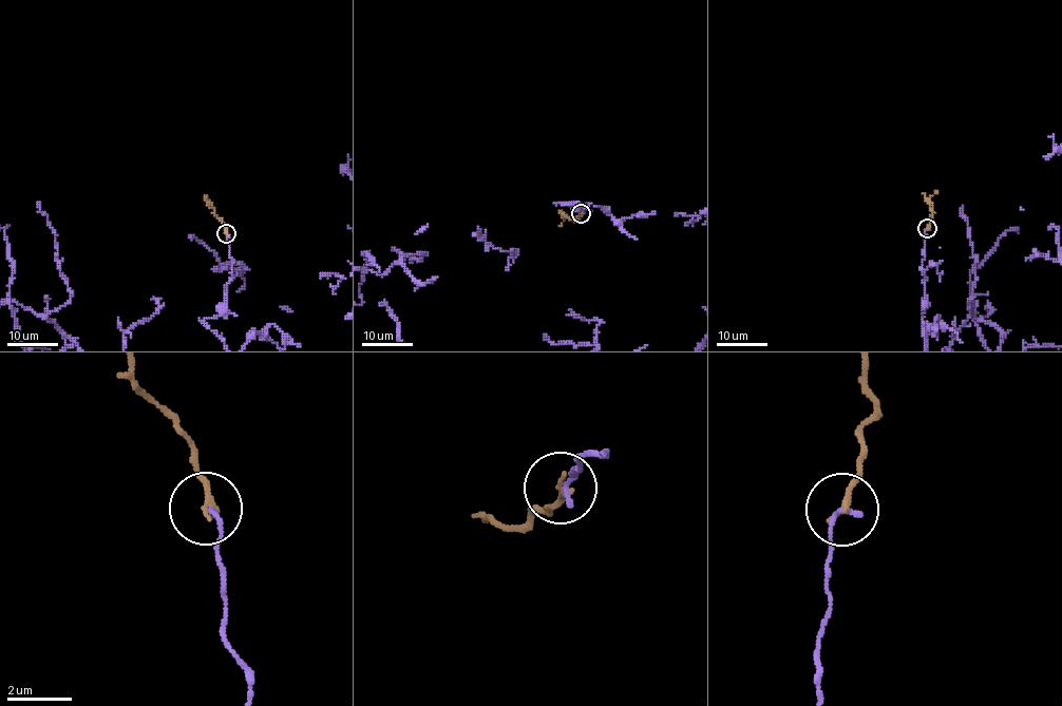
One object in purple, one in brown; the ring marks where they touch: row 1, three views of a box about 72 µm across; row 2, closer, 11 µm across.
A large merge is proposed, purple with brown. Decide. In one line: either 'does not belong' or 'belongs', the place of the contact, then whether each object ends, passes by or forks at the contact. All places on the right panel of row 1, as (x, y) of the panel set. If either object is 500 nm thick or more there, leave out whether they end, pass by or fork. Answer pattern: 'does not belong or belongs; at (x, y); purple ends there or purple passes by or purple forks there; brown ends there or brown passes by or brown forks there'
does not belong; at (927, 228); purple ends there; brown ends there

